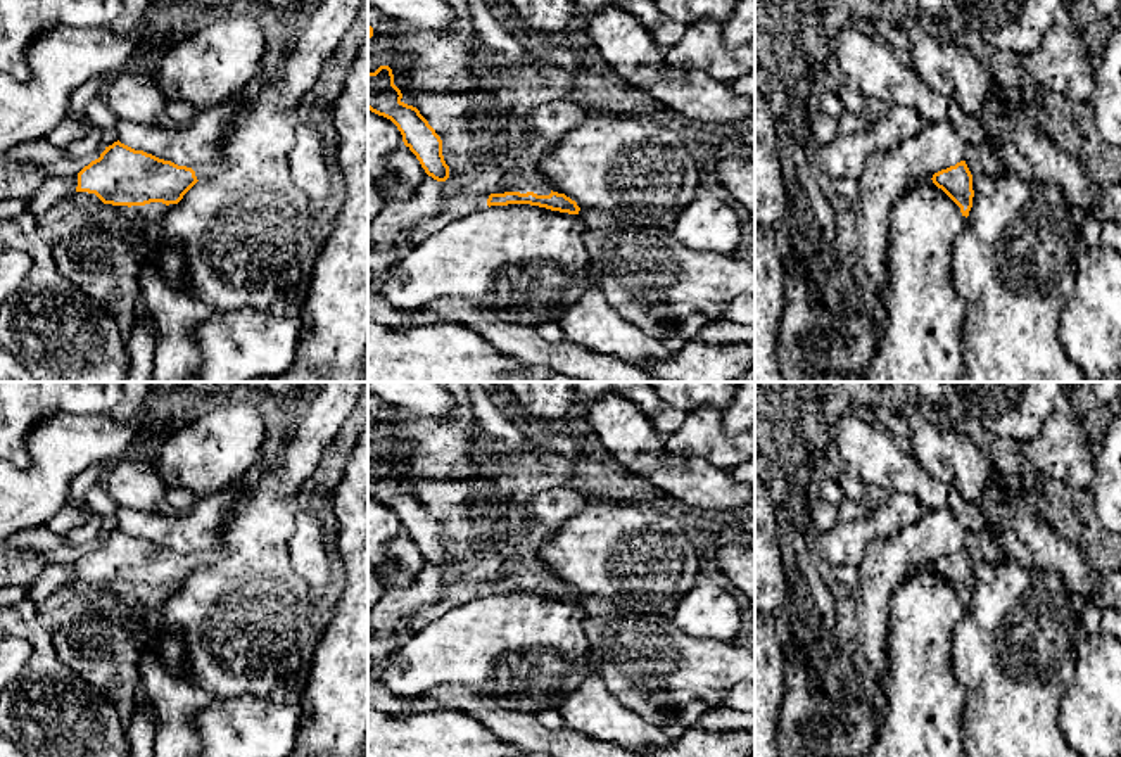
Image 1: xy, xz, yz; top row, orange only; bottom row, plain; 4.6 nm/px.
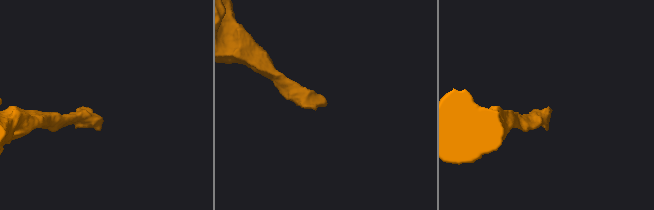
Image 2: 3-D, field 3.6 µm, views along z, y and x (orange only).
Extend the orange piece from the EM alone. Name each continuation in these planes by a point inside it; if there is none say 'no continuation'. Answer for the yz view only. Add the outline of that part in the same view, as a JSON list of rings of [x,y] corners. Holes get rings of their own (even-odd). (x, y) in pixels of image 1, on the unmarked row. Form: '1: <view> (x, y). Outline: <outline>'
1: yz (981, 547). Outline: [[[988,531],[967,532],[964,548],[972,563],[995,565],[1005,558],[1000,541]]]

